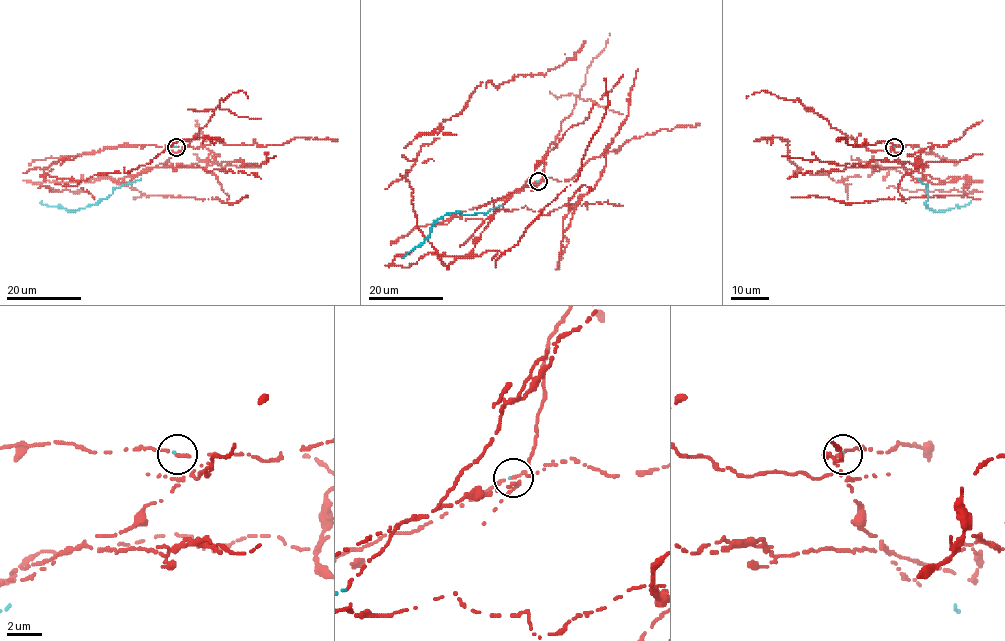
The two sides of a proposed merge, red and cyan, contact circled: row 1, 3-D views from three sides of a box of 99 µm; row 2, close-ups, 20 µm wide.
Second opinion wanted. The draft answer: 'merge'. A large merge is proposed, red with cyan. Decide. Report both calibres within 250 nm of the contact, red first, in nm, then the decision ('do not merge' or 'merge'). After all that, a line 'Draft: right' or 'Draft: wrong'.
calibres 190 and 70 nm; do not merge
Draft: wrong

